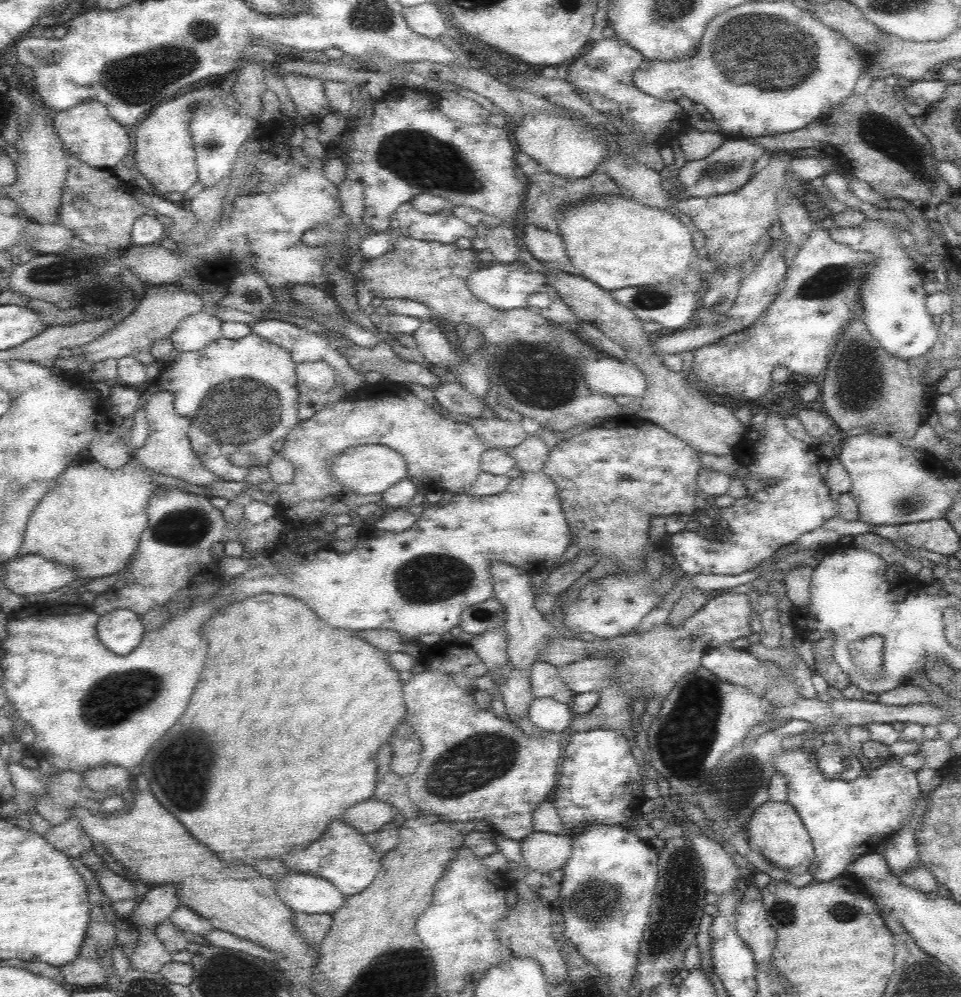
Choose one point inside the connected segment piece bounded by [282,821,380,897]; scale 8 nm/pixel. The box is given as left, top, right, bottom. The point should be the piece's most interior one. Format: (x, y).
(343, 856)

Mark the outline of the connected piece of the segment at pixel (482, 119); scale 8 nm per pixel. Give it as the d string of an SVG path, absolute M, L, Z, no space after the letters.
M438 92L440 96L440 110L446 117L460 123L481 124L486 123L492 116L490 112L479 103L470 98L462 98L456 92Z

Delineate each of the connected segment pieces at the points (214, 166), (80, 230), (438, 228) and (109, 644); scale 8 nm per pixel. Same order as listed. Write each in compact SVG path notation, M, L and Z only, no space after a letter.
M226 99L212 100L204 104L193 114L189 123L192 136L193 151L197 164L198 181L209 188L225 180L232 171L240 146L260 125L250 116L237 114L237 106Z
M70 154L67 162L68 173L57 223L88 245L106 246L114 252L125 252L134 246L130 238L134 220L146 214L146 207L135 199L134 187L120 181L111 169L88 166Z
M410 202L401 204L396 210L400 233L430 243L452 244L458 238L472 239L477 233L476 226L471 226L452 213L452 206L447 205L442 212L426 214L414 208Z
M120 608L103 615L97 624L100 642L119 656L127 656L144 638L144 624L131 609Z

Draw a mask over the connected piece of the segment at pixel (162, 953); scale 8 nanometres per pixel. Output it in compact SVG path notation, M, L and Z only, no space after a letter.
M135 926L137 945L131 954L129 967L144 972L158 973L164 964L172 961L172 953L164 948L152 928Z

